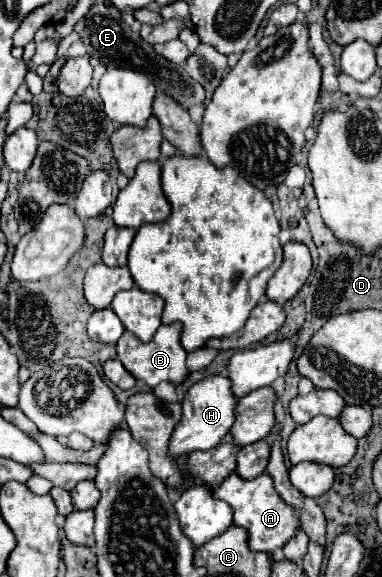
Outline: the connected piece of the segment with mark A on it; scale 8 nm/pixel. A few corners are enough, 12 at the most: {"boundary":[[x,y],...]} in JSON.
{"boundary":[[232,473],[214,495],[234,509],[252,551],[274,553],[302,529],[272,477]]}

